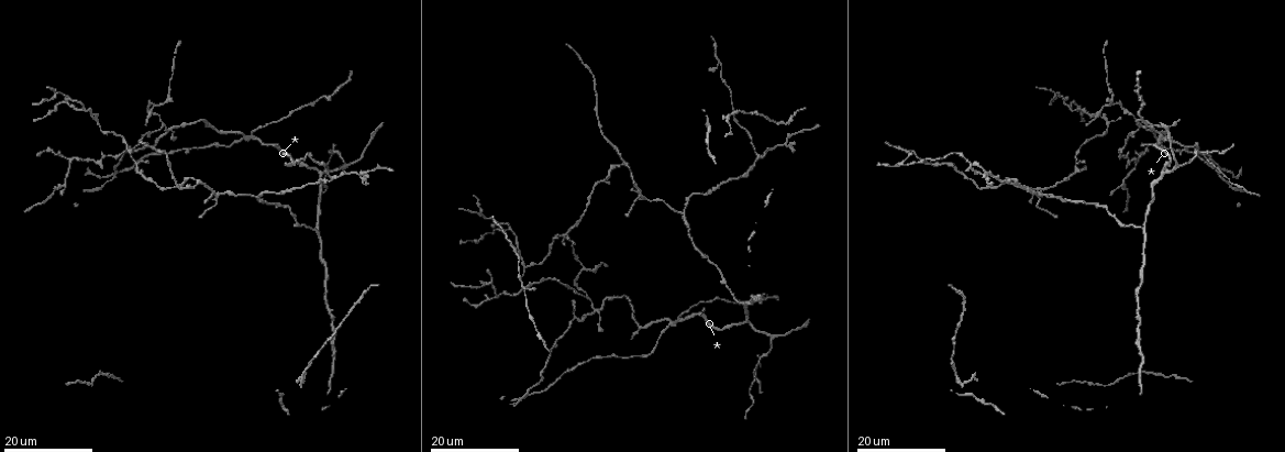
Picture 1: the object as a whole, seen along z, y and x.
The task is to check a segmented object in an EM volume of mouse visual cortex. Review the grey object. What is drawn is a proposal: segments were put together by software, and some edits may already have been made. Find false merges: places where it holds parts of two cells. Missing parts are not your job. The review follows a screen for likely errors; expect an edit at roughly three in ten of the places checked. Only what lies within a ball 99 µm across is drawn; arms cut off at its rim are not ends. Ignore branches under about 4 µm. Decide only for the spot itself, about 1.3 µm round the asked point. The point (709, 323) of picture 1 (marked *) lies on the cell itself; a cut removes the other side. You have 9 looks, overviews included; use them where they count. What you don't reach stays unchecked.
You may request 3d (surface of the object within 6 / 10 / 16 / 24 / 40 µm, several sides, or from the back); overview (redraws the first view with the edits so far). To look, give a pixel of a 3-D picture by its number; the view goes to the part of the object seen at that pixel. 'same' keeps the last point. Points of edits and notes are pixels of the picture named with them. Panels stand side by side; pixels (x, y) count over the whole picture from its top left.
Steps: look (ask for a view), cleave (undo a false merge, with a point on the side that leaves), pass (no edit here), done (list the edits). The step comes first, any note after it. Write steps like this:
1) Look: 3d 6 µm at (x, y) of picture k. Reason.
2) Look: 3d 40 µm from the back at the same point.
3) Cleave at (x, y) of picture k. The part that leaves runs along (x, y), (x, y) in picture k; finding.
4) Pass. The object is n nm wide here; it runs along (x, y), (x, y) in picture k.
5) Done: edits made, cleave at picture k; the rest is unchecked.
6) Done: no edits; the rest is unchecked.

Look: 3d 24 µm at (682, 212) of picture 1. Three-way junction.

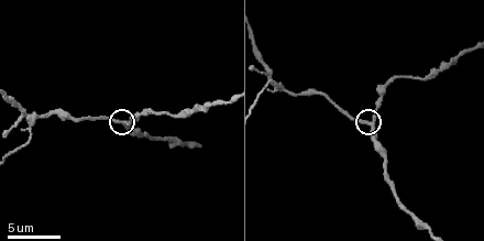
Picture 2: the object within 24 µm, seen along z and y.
Look: 3d 10 µm at (371, 124) of picture 2.

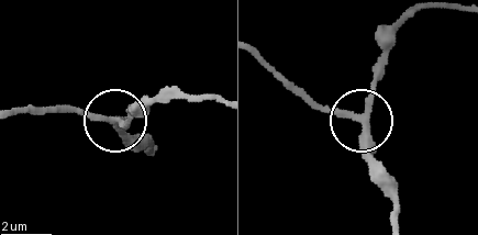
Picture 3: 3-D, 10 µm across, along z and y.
Pass. The side arm is 61 µm long; it runs along (396, 223), (396, 185), (373, 154), (364, 115), (387, 48) in picture 3; one cell here.

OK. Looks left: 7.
Look: 3d 16 µm at (977, 172) of picture 1. Four arms meet.

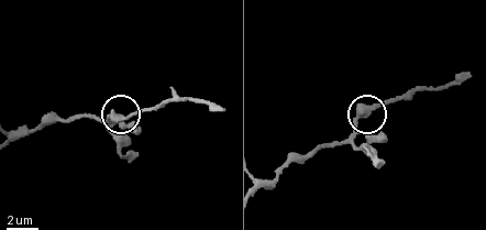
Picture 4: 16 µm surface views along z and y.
Look: 3d 10 µm at (375, 106) of picture 4. Zoom in.

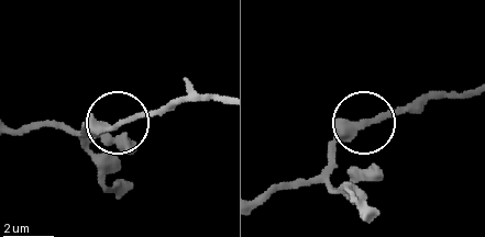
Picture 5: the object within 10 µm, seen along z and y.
Pass. It runs along (261, 204), (311, 181), (362, 126), (429, 94) in picture 5; all the same cell.

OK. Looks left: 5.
Look: 3d 16 µm at (757, 362) of picture 1. Four-way junction.

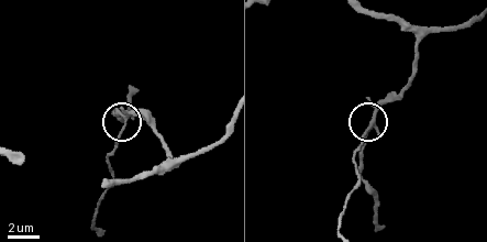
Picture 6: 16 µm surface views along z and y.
Look: 3d 6 µm at (126, 116) of picture 6.

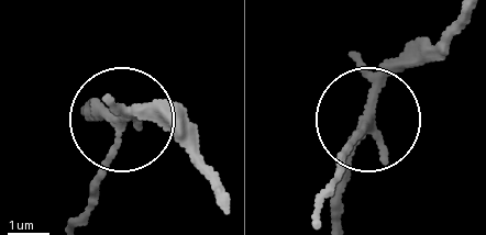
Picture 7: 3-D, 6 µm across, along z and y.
Pass. It runs along (456, 20), (379, 93), (340, 219) in picture 7; one cell here.

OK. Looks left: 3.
Look: 3d 16 µm at (759, 155) of picture 1.

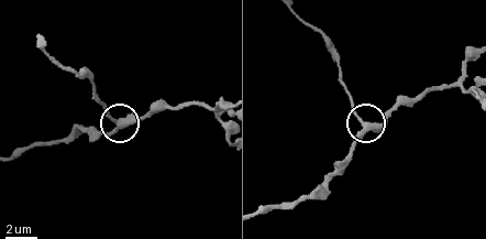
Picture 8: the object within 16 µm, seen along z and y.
Look: 3d 6 µm at (120, 123) of picture 8. Closer look.

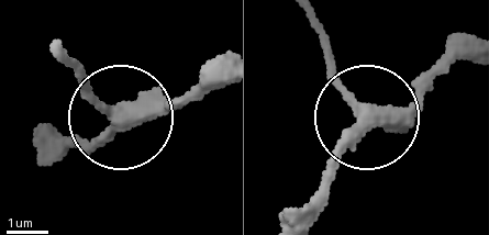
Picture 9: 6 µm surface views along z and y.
Pass. The side arm is 18 µm long; it runs along (39, 131), (91, 142), (217, 89) in picture 9; continuous, no second cell.

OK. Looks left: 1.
Look: 3d 10 µm at (29, 123) of picture 2. Thin arm on a thick one.

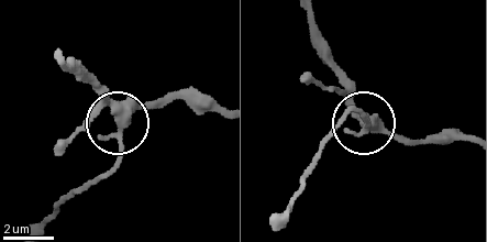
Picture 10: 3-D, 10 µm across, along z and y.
Pass. The object is 340 nm wide here; continuous, no second cell.

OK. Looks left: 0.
Done: no edits; the rest is unchecked.

